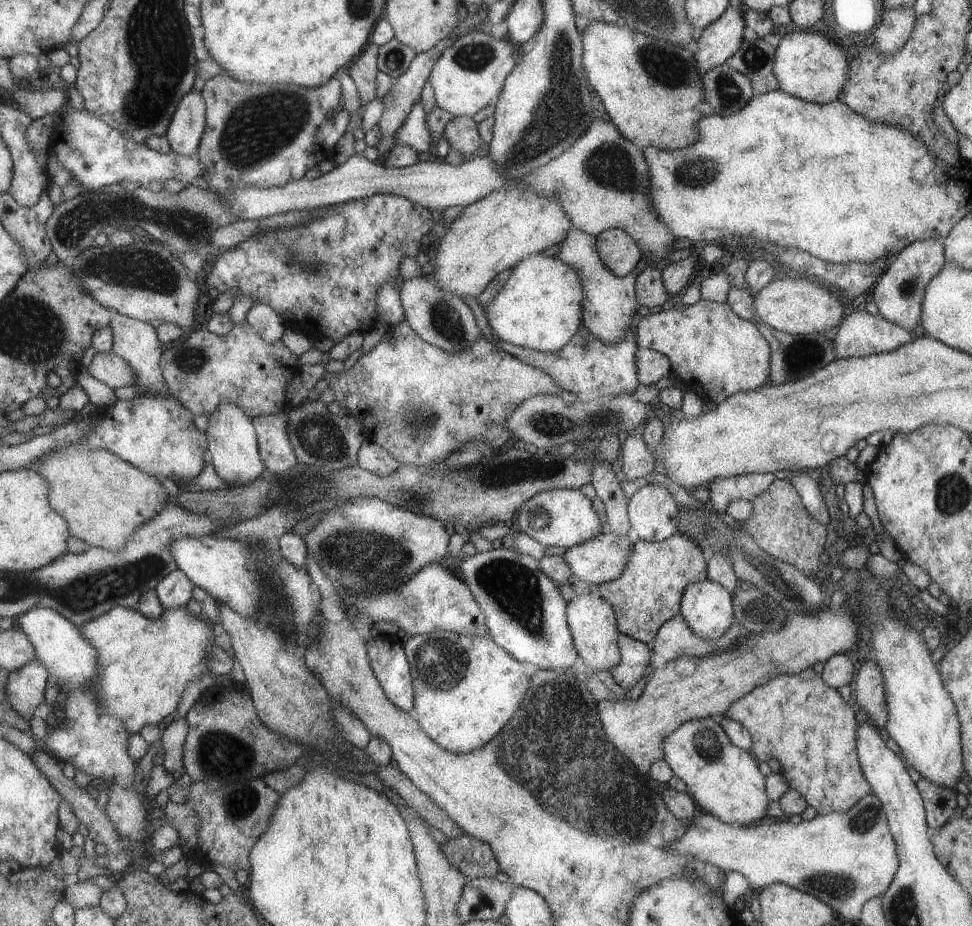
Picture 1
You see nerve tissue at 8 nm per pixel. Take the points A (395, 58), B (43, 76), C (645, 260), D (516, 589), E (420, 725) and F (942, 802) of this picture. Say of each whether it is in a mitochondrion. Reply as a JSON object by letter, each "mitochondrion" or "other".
{"A":"mitochondrion","B":"other","C":"other","D":"mitochondrion","E":"other","F":"other"}

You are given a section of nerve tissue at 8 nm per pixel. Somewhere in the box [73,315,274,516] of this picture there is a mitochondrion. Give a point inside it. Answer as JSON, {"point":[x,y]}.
{"point":[193,359]}

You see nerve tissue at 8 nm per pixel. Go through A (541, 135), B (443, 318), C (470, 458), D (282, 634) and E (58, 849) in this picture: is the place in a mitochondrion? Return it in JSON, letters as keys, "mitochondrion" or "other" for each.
{"A":"mitochondrion","B":"mitochondrion","C":"mitochondrion","D":"mitochondrion","E":"other"}

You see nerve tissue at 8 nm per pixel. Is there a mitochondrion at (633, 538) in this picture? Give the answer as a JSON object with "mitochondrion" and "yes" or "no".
{"mitochondrion":"no"}

